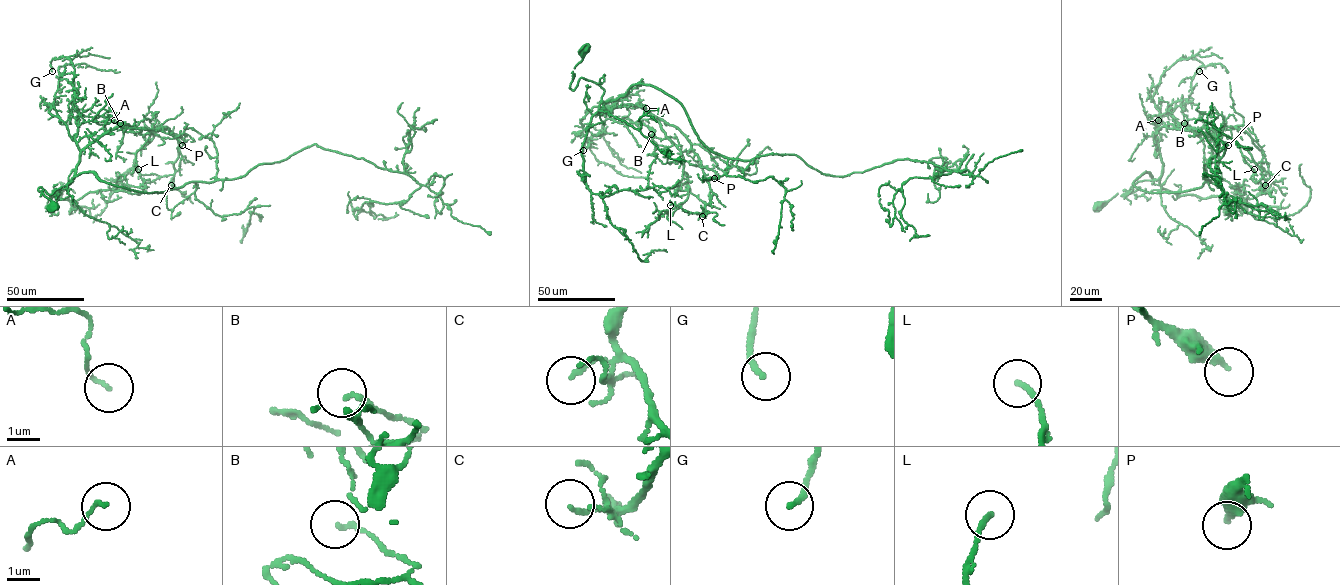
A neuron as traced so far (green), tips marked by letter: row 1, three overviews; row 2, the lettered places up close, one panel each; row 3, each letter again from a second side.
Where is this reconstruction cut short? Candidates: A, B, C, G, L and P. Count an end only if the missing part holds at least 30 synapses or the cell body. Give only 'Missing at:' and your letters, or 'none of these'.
Missing at: none of these

